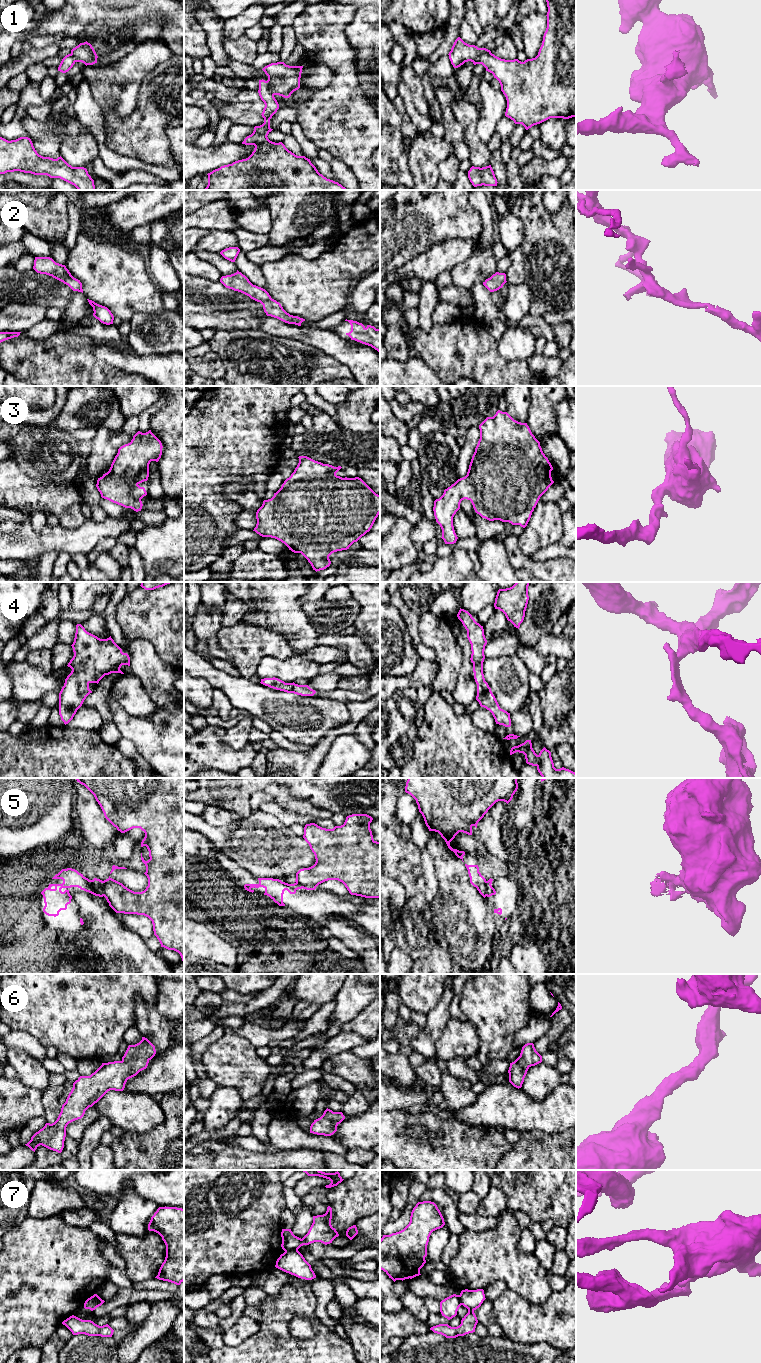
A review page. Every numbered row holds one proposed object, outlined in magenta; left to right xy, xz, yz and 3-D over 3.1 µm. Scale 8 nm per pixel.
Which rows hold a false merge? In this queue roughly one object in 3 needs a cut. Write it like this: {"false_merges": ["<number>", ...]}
{"false_merges": ["1", "5", "7"]}

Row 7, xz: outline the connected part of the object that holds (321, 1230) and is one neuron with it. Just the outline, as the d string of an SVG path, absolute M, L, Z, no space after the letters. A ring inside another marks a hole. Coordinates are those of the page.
M328 1206L325 1214L313 1216L313 1223L302 1239L295 1236L291 1229L282 1229L282 1249L284 1251L298 1250L301 1246L314 1242L321 1242L325 1245L332 1243L339 1234L332 1227L331 1219L332 1208Z

